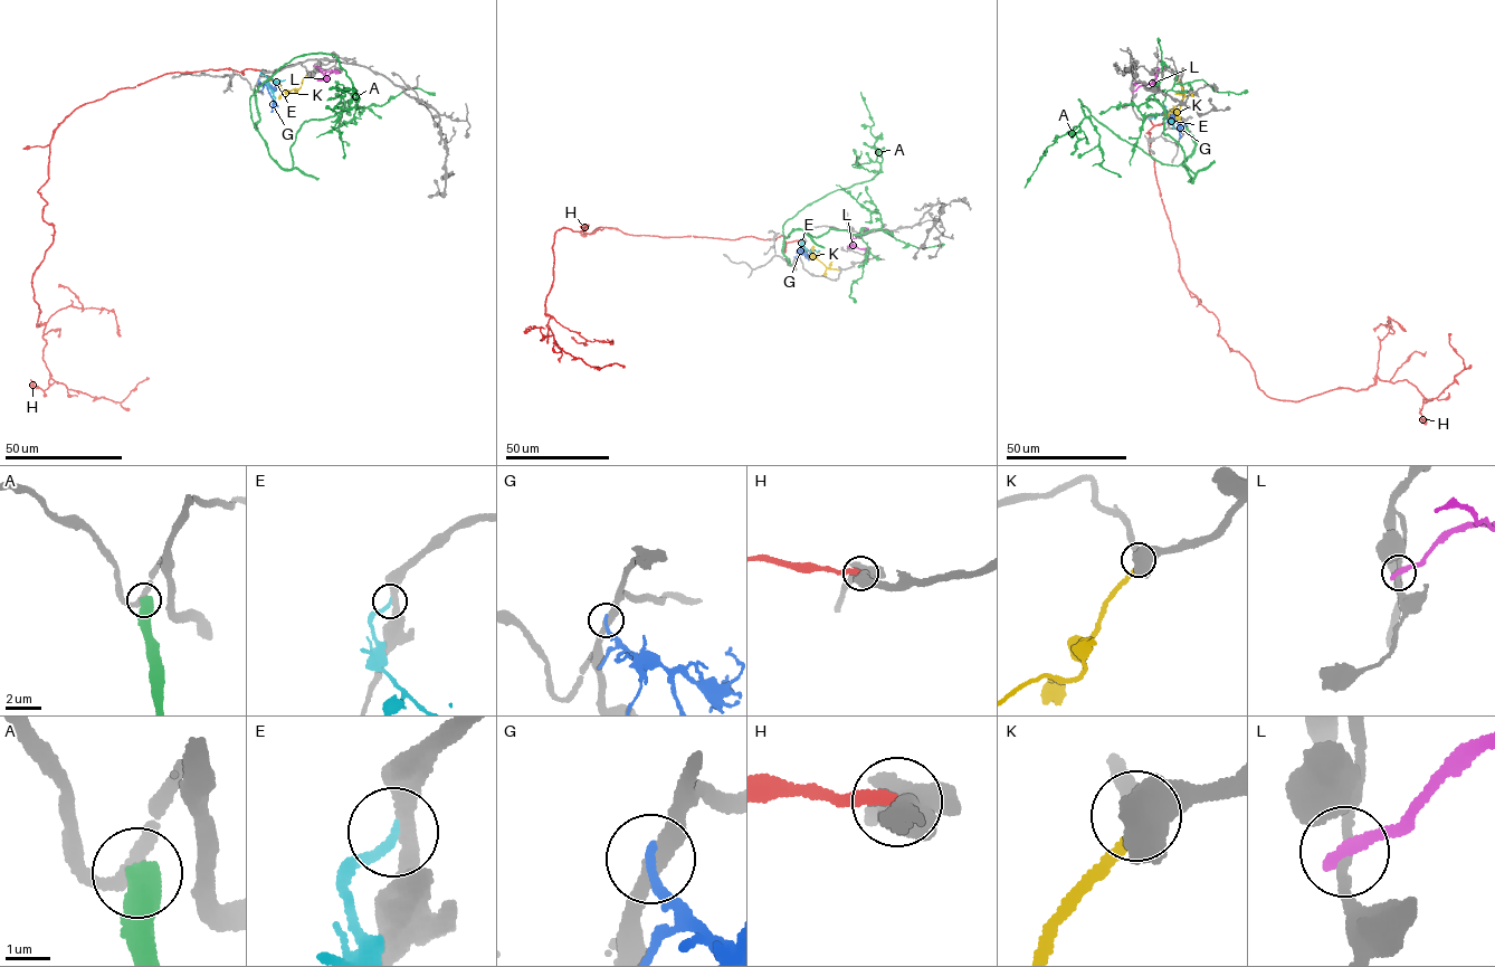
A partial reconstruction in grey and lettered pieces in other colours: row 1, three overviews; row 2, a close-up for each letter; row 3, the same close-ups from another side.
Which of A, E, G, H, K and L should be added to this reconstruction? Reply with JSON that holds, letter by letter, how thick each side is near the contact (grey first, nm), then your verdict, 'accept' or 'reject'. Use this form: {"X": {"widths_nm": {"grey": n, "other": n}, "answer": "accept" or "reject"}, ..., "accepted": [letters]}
{"A": {"widths_nm": {"grey": 320, "other": 550}, "answer": "reject"}, "E": {"widths_nm": {"grey": 320, "other": 200}, "answer": "reject"}, "G": {"widths_nm": {"grey": 360, "other": 260}, "answer": "reject"}, "H": {"widths_nm": {"grey": 550, "other": 280}, "answer": "reject"}, "K": {"widths_nm": {"grey": 600, "other": 240}, "answer": "accept"}, "L": {"widths_nm": {"grey": 200, "other": 320}, "answer": "reject"}, "accepted": ["K"]}

